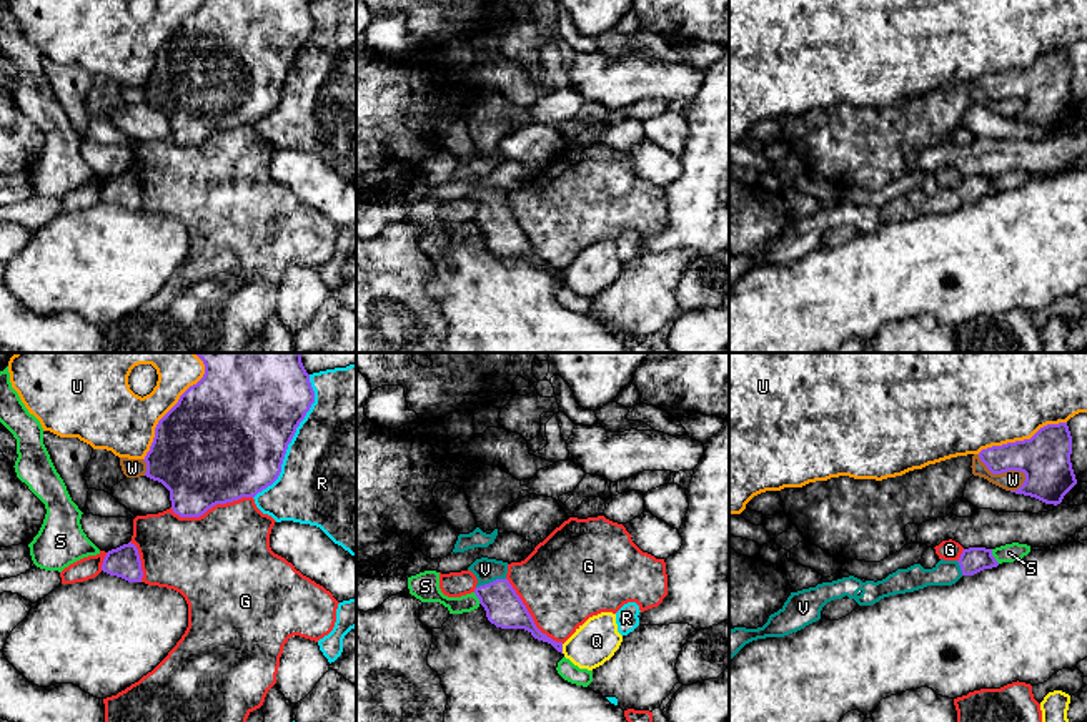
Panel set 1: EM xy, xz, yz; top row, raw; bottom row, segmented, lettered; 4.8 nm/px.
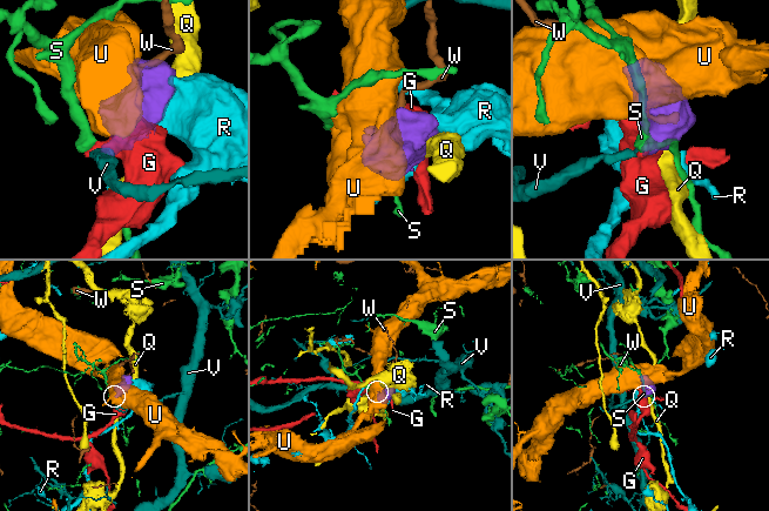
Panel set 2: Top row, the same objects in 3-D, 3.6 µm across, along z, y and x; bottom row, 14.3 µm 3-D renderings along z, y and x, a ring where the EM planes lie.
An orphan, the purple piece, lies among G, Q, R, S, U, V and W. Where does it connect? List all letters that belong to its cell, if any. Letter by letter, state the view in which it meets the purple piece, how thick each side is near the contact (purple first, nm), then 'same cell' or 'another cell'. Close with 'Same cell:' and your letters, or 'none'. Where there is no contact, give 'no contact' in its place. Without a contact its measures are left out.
G: meets purple in xy; 480 nm thick on the purple side, 460 nm on the other; another cell
Q: meets purple in xz; 100 nm thick on the purple side, 200 nm on the other; another cell
R: meets purple in xy; 480 nm thick on the purple side, 500 nm on the other; another cell
S: meets purple in yz; 130 nm thick on the purple side, 90 nm on the other; another cell
U: meets purple in xy; 500 nm thick on the purple side, 320 nm on the other; another cell
V: meets purple in xz; 180 nm thick on the purple side, 120 nm on the other; same cell
W: meets purple in yz; 240 nm thick on the purple side, 100 nm on the other; another cell
Same cell: V

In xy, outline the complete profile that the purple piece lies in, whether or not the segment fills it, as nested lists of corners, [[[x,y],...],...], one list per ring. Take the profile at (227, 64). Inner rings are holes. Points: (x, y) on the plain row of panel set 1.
[[[205,0],[158,48],[145,103],[170,118],[180,145],[200,145],[216,131],[255,125],[271,113],[315,18],[308,0]]]

